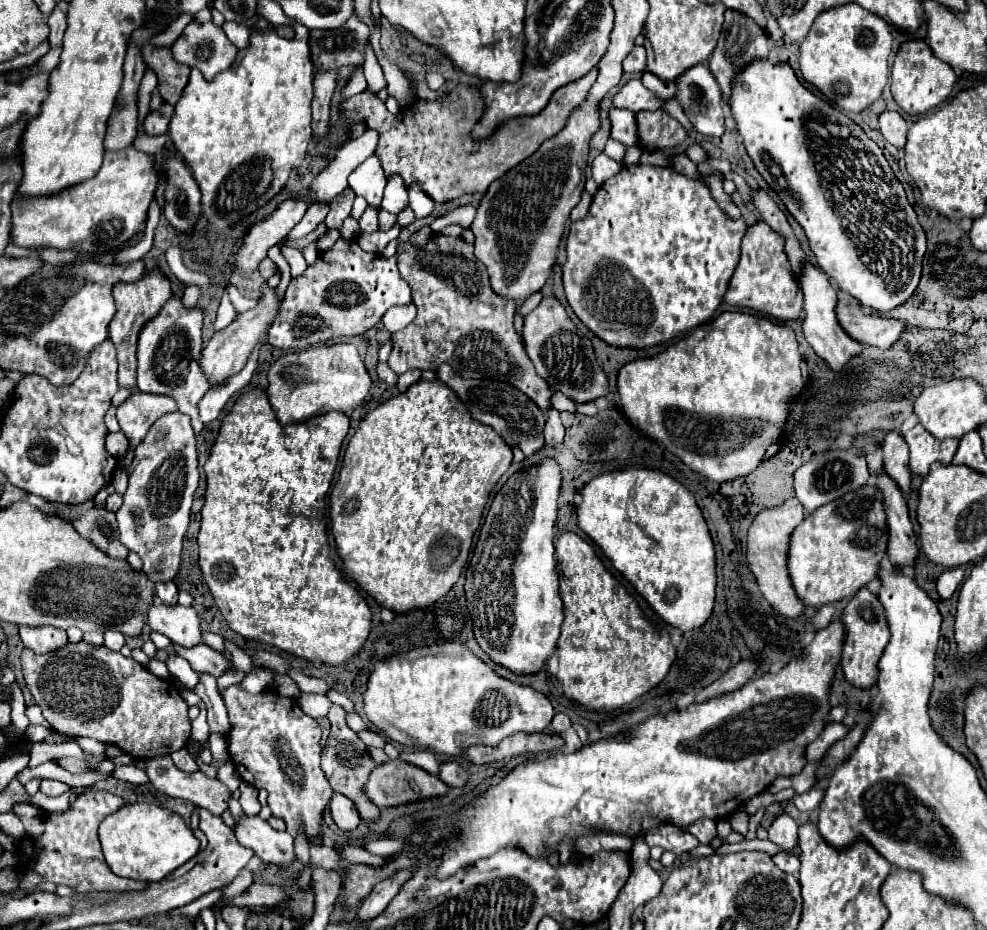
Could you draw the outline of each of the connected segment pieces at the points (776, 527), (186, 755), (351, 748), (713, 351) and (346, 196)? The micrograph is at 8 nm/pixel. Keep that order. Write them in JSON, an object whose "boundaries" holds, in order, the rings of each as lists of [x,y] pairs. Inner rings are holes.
{"boundaries":[[[[790,498],[776,508],[766,508],[758,512],[748,528],[748,550],[746,550],[748,568],[754,574],[758,588],[764,594],[764,598],[770,602],[770,606],[788,618],[796,618],[804,612],[804,604],[796,600],[796,594],[792,590],[788,570],[786,570],[788,538],[802,520],[804,520],[804,506],[800,506],[798,498]]],[[[184,748],[184,750],[174,752],[174,754],[172,754],[172,760],[174,760],[174,764],[176,764],[180,770],[184,770],[184,772],[198,770],[198,764],[194,762],[194,758],[190,756],[190,752],[188,752],[186,748]]],[[[332,704],[330,712],[328,712],[328,720],[330,720],[332,728],[330,728],[330,736],[326,740],[326,748],[322,752],[322,770],[328,776],[334,792],[340,792],[340,794],[348,796],[352,802],[356,802],[356,808],[358,808],[362,820],[376,820],[380,816],[380,810],[372,802],[368,802],[368,798],[362,794],[362,788],[364,788],[370,772],[374,770],[376,762],[368,756],[366,744],[356,736],[354,730],[348,728],[342,706]]],[[[738,310],[722,312],[660,354],[624,364],[618,372],[620,408],[636,428],[662,442],[690,470],[714,482],[734,480],[750,474],[764,460],[768,446],[778,442],[790,400],[804,388],[800,362],[798,340],[792,328]]],[[[344,190],[344,194],[340,194],[336,200],[330,202],[330,212],[328,212],[326,220],[324,220],[326,226],[328,226],[328,230],[342,226],[344,218],[346,218],[346,216],[350,214],[350,210],[352,210],[354,198],[356,198],[356,194],[352,194],[350,190]]]]}

